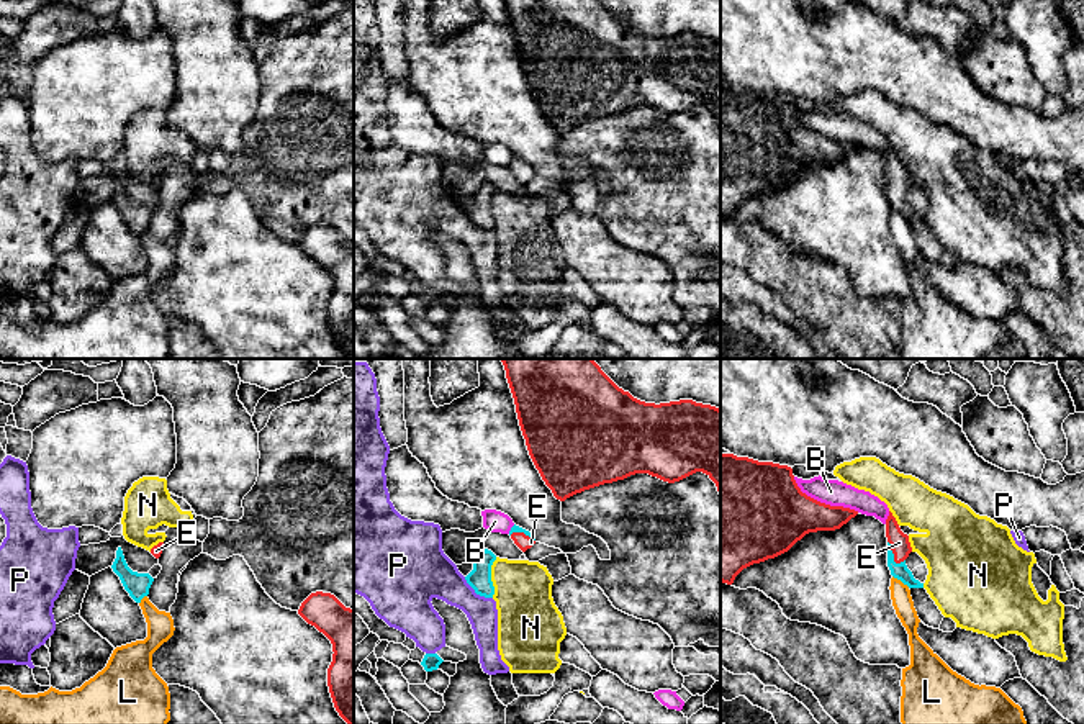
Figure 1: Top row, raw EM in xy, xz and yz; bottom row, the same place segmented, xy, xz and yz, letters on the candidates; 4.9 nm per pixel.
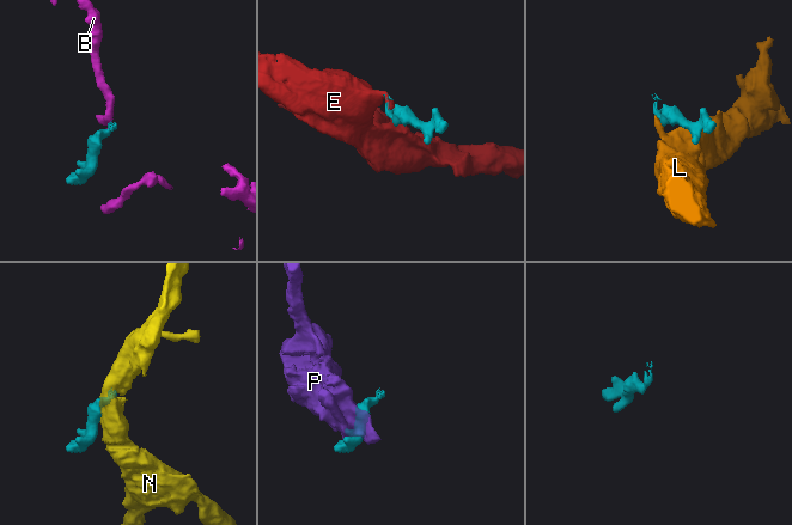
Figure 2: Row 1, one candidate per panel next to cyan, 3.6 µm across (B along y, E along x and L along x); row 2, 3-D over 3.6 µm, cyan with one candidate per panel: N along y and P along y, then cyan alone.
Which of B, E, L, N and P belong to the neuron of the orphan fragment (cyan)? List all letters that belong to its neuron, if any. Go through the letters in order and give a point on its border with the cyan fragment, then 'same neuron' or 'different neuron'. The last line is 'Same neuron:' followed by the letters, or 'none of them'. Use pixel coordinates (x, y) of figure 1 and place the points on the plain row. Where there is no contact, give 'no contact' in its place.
B: contact xz (511, 162); different neuron
E: contact yz (893, 189); same neuron
L: contact yz (901, 213); different neuron
N: contact xz (490, 210); different neuron
P: contact xz (477, 226); different neuron
Same neuron: E

